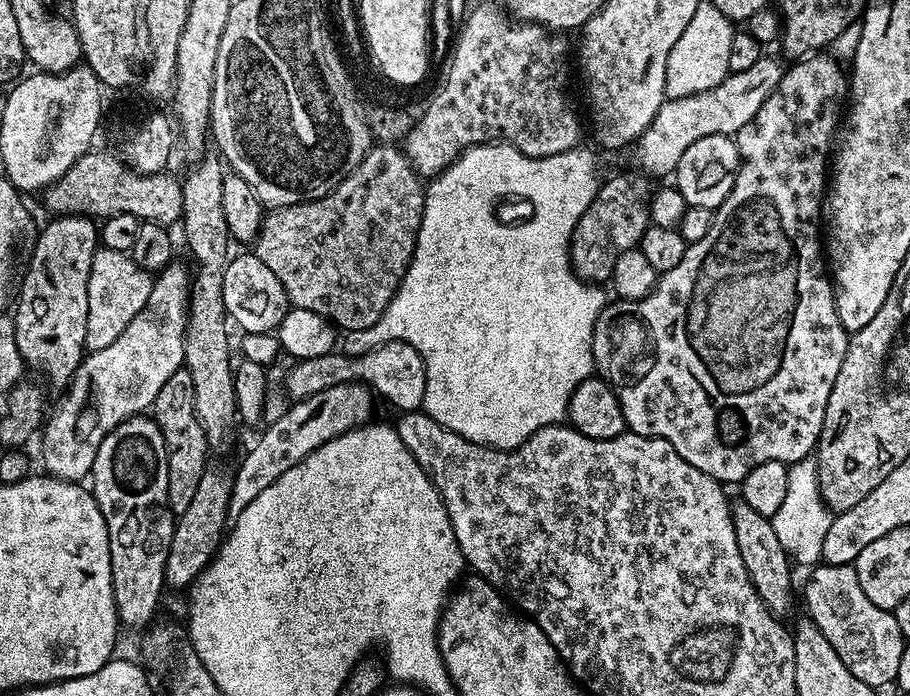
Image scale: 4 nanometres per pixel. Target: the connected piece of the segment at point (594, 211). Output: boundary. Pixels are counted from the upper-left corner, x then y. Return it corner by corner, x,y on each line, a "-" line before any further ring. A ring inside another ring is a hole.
620,172
609,180
605,179
586,214
578,218
578,226
572,232
568,247
568,257
572,259
572,268
580,279
589,282
611,281
618,254
627,248
637,247
638,238
650,225
648,202
654,188
648,185
647,175
636,172

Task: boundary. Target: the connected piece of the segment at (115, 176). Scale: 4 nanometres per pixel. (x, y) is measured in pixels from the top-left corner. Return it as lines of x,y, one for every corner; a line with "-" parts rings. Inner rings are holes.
89,150
82,154
80,158
60,178
53,184
43,189
44,204
52,211
53,217
58,216
86,216
89,218
107,218
114,214
134,214
141,222
149,220
155,224
172,226
172,223
179,221
184,207
184,197
182,195
182,184
179,179
168,176
167,171
141,175
114,151
104,153

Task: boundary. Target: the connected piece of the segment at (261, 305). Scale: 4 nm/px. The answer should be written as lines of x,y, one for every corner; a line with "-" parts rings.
254,254
248,256
233,255
228,261
222,278
222,298
224,311
230,317
231,323
242,328
245,333
267,332
279,329
285,312
290,307
290,301
282,282
274,278
274,270
266,266

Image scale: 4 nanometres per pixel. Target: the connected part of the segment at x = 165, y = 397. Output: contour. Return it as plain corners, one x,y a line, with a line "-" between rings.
181,366
177,372
170,374
170,379
162,390
158,390
158,398
154,405
154,419
162,430
162,438
166,442
168,455
168,505
174,514
189,508
194,493
198,491
198,482
202,482
202,474
208,471
210,449
206,442
206,434
202,430
202,422
196,416
194,404
194,378
187,368

